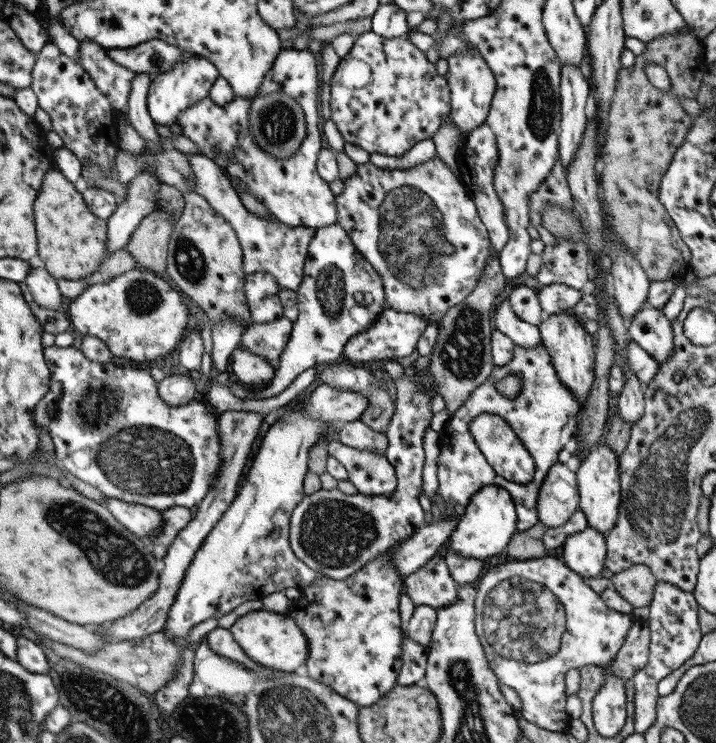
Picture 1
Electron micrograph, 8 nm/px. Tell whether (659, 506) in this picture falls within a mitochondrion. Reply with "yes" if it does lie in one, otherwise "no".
yes

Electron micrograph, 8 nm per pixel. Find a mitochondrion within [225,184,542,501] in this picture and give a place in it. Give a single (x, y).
(463, 351)

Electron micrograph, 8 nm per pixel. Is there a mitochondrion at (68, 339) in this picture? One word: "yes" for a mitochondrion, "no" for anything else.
no

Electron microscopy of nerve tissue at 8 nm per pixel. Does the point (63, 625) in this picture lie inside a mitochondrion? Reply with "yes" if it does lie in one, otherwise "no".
no

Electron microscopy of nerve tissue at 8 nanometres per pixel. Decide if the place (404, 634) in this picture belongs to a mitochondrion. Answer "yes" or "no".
no

